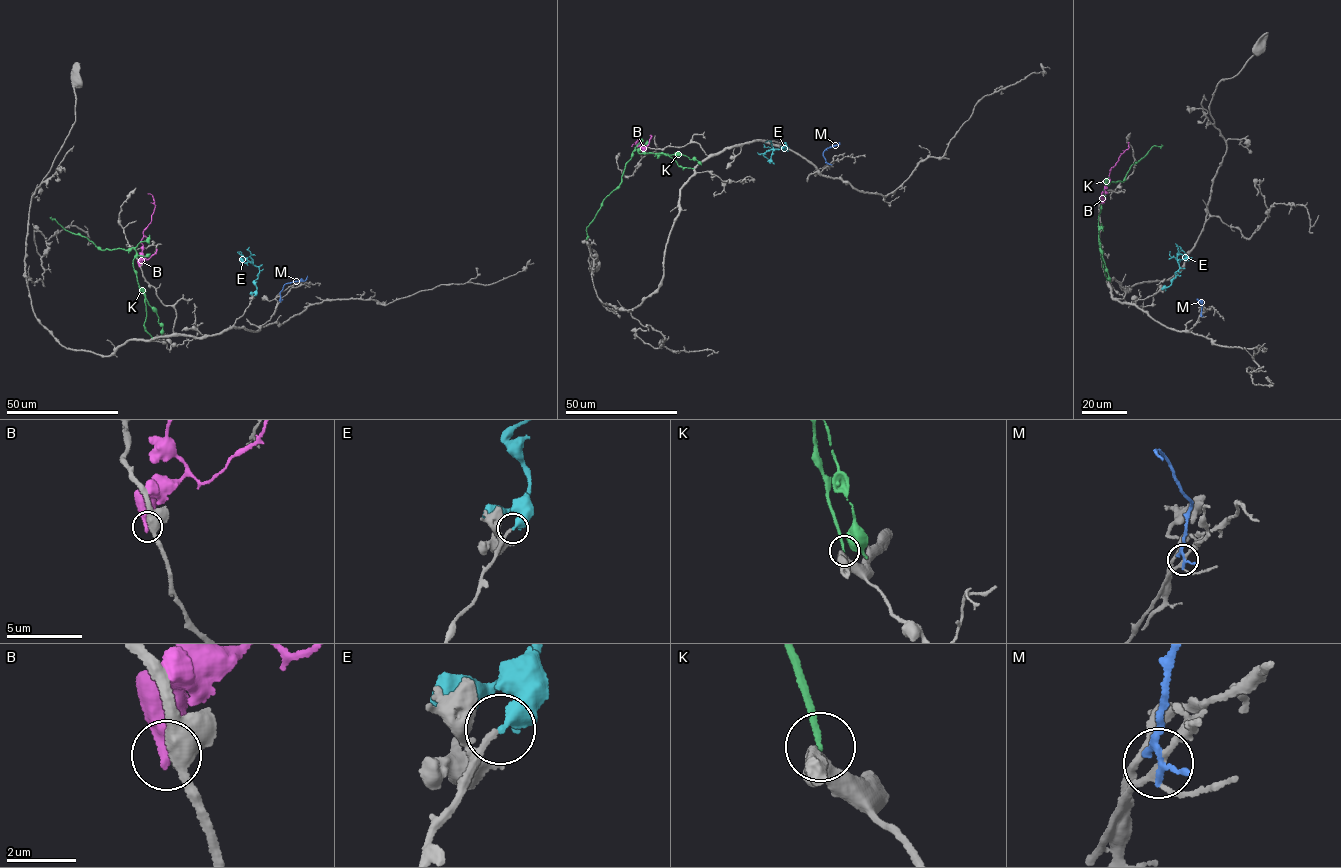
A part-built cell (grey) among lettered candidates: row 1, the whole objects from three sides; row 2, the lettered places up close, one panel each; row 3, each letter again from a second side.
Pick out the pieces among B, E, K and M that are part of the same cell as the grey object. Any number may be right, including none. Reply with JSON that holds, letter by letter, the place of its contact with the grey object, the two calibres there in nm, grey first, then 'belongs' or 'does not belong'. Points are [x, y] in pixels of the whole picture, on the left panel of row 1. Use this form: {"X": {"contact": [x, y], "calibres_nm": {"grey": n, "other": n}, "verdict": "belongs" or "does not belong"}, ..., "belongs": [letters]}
{"B": {"contact": [139, 266], "calibres_nm": {"grey": 440, "other": 360}, "verdict": "does not belong"}, "E": {"contact": [254, 295], "calibres_nm": {"grey": 100, "other": 360}, "verdict": "belongs"}, "K": {"contact": [152, 337], "calibres_nm": {"grey": 480, "other": 150}, "verdict": "does not belong"}, "M": {"contact": [280, 300], "calibres_nm": {"grey": 160, "other": 280}, "verdict": "does not belong"}, "belongs": ["E"]}

